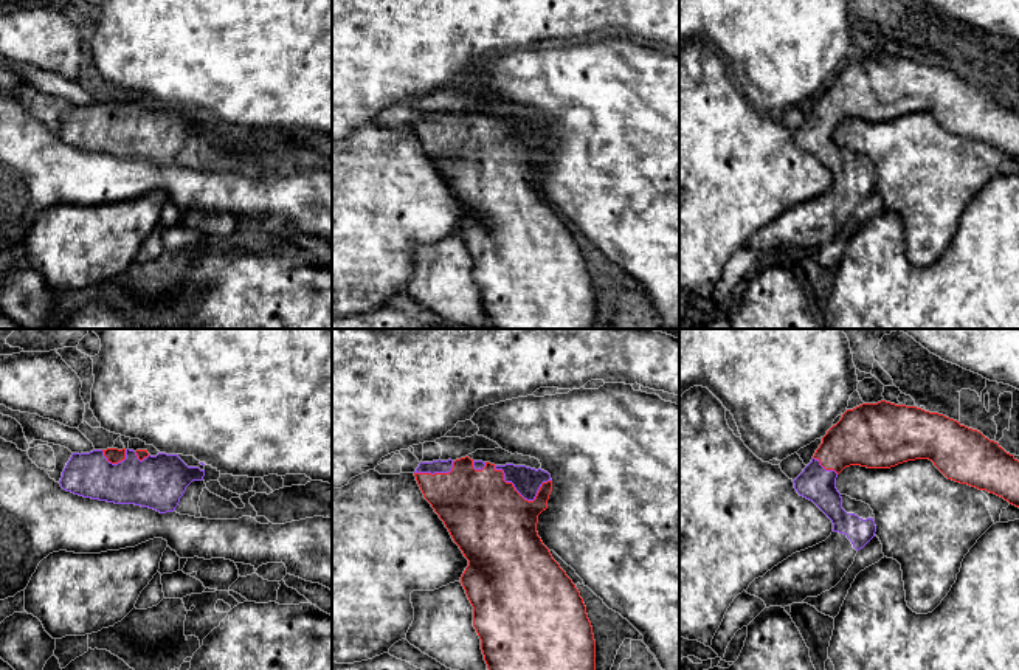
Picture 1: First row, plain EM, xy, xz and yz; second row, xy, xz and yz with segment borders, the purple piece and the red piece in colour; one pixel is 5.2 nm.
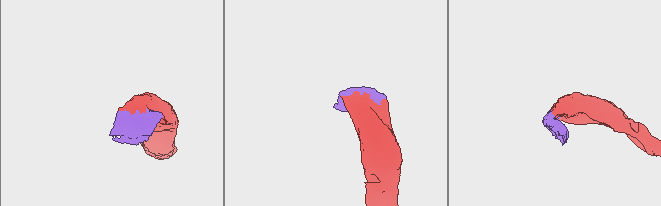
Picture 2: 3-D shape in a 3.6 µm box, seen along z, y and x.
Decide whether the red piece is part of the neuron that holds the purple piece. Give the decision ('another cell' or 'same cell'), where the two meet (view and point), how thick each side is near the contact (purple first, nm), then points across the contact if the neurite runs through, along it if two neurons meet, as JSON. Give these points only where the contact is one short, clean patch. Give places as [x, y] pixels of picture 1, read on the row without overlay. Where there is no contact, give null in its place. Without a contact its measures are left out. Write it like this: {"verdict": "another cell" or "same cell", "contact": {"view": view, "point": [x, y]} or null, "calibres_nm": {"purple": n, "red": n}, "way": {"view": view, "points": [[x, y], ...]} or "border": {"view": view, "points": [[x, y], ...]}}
{"verdict": "same cell", "contact": {"view": "xz", "point": [523, 149]}, "calibres_nm": {"purple": 140, "red": 420}}

